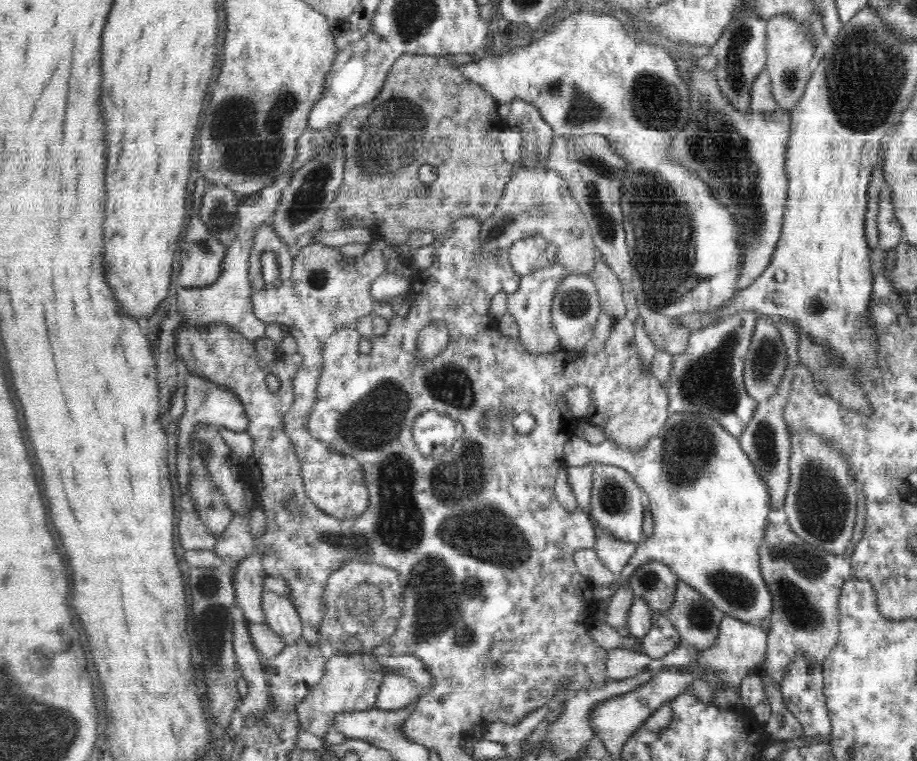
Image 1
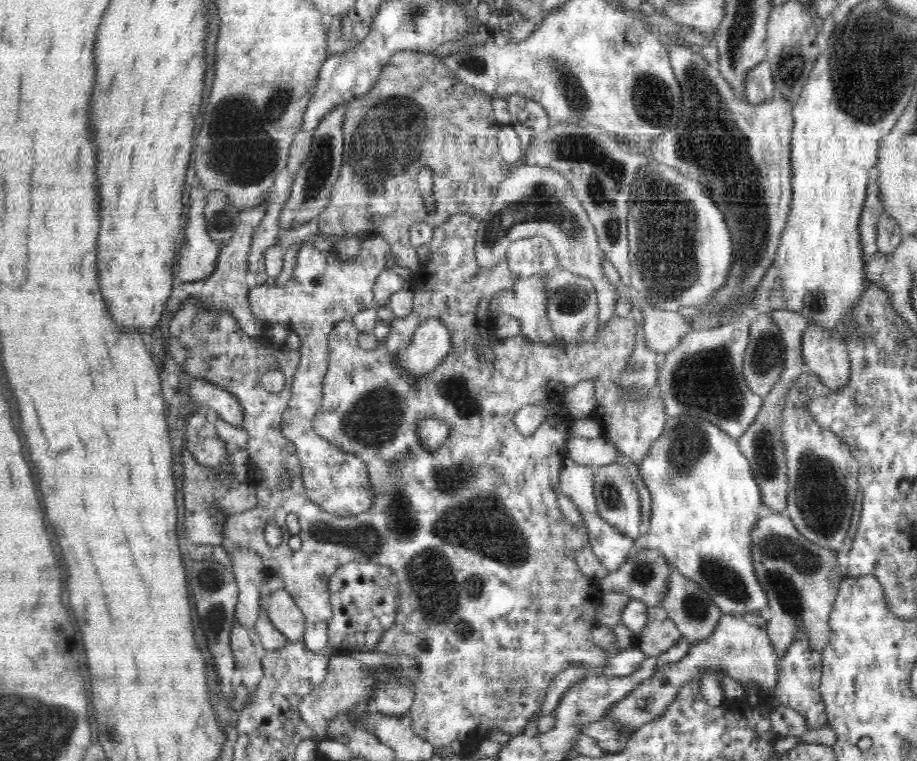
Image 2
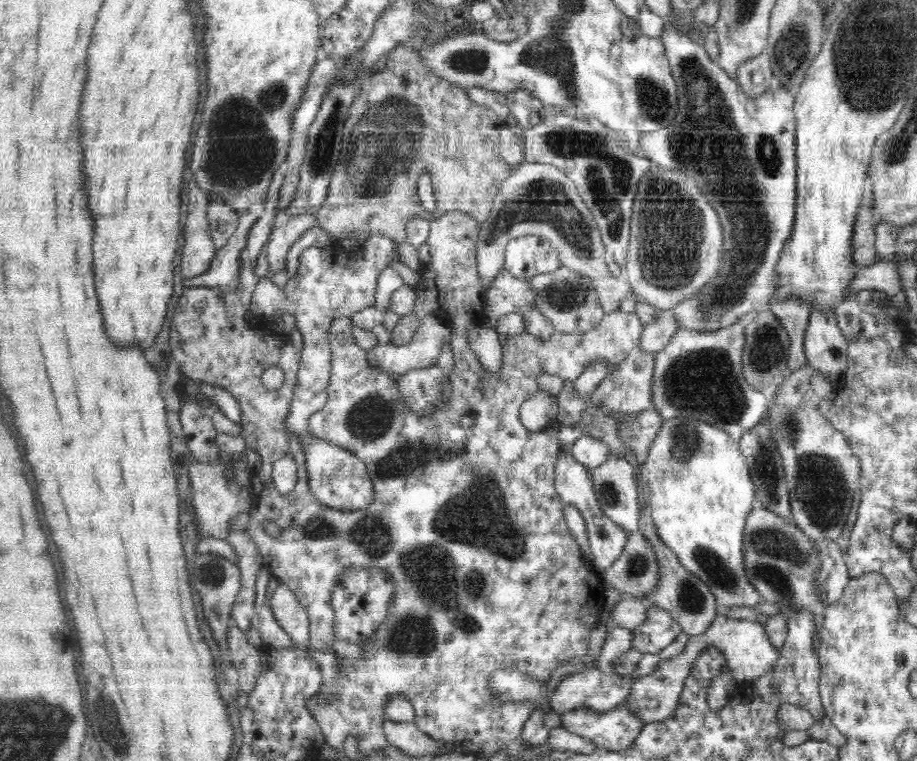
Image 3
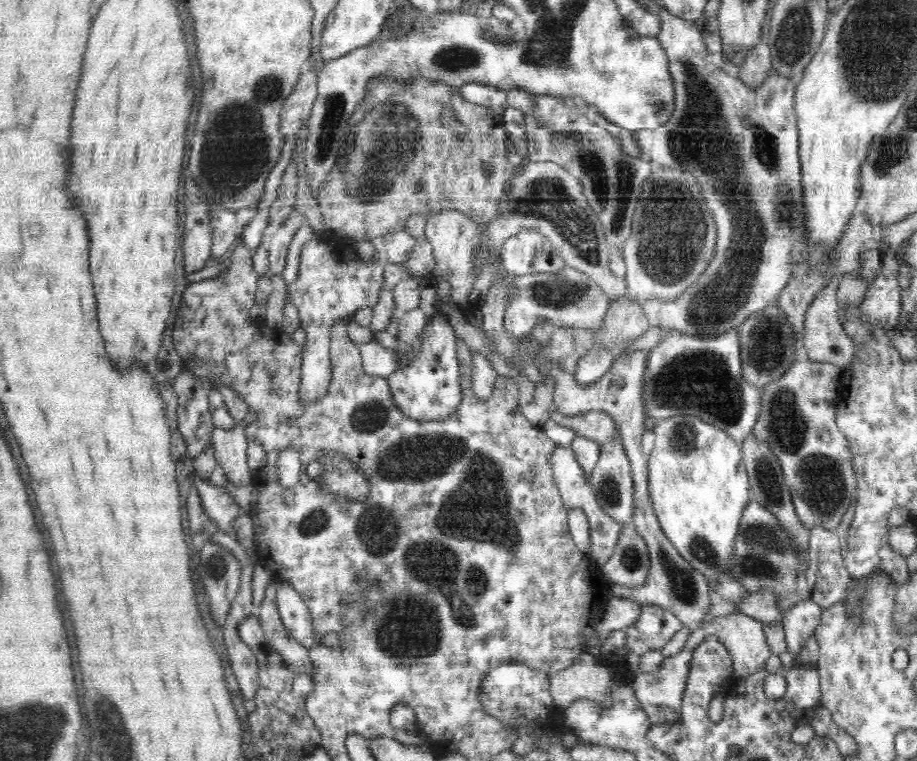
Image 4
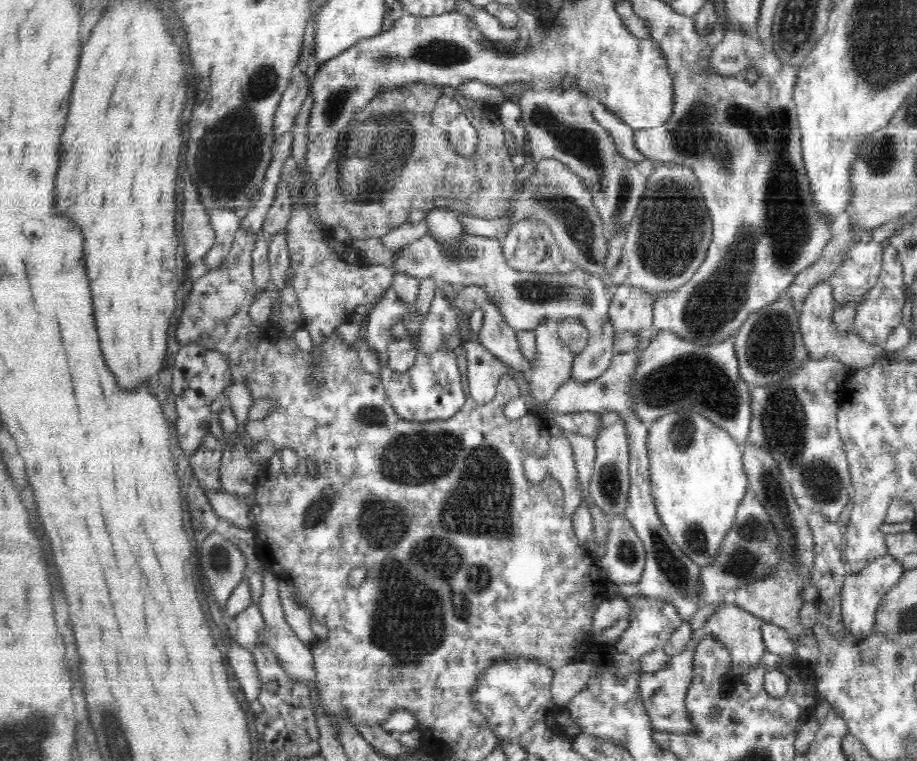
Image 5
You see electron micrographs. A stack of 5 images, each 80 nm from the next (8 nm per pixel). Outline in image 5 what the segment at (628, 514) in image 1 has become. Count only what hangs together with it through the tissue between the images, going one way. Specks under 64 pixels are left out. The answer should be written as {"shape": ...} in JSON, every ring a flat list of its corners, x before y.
{"shape":[[602,410,600,430,595,439,596,460,589,480,589,496,592,503,611,516,620,516,628,508,629,448,626,436,626,423,616,411]]}

